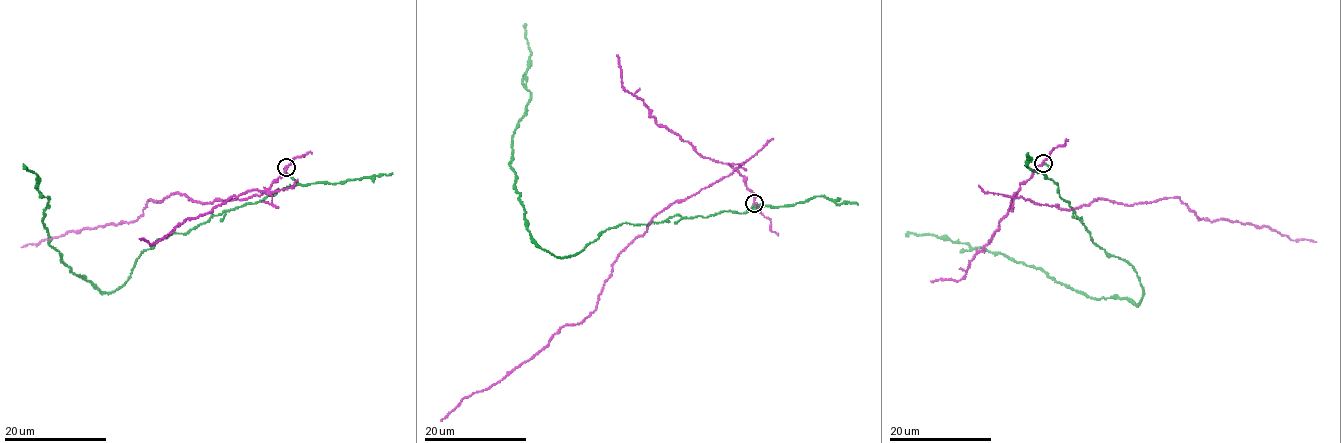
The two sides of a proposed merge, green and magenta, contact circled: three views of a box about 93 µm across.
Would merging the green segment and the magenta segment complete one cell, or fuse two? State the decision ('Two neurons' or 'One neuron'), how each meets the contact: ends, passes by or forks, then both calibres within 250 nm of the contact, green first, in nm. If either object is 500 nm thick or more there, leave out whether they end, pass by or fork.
Two neurons. At the ring green ends. At the ring magenta passes by. Thickness 200 nm (green) against 200 nm

